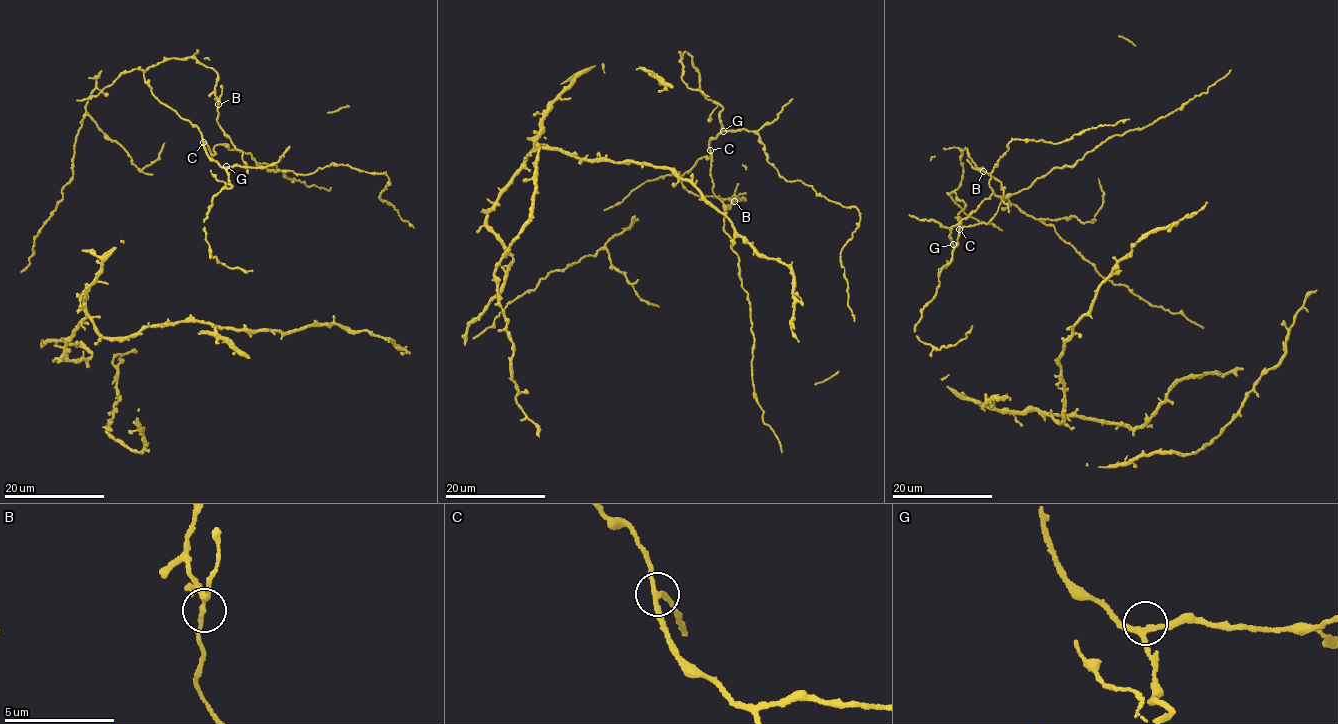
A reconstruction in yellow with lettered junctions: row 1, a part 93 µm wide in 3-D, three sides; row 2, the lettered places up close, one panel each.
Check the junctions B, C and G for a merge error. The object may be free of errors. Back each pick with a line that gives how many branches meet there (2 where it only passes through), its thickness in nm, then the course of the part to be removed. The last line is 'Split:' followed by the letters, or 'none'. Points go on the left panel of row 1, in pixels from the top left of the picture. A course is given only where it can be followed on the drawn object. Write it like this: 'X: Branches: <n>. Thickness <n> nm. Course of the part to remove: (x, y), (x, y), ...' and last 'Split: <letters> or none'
C: Branches: 3. Thickness 200 nm. Course of the part to remove: (203, 142), (212, 156), (214, 146), (224, 143), (249, 153), (257, 165), (273, 164), (285, 178), (330, 188)
Split: C

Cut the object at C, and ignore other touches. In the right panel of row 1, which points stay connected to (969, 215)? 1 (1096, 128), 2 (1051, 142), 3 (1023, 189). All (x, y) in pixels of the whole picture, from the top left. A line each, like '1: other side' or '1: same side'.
1: same side
2: same side
3: other side

